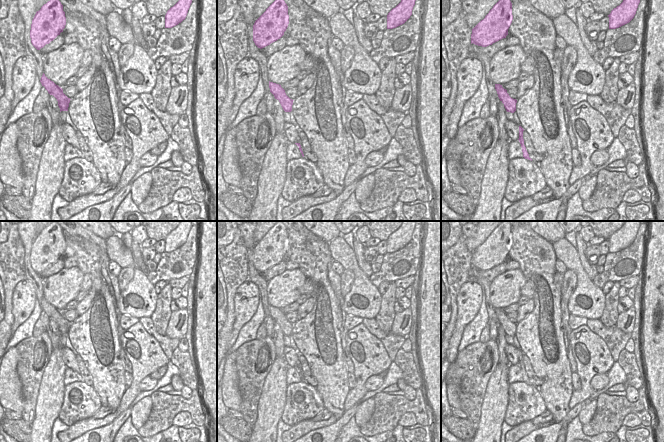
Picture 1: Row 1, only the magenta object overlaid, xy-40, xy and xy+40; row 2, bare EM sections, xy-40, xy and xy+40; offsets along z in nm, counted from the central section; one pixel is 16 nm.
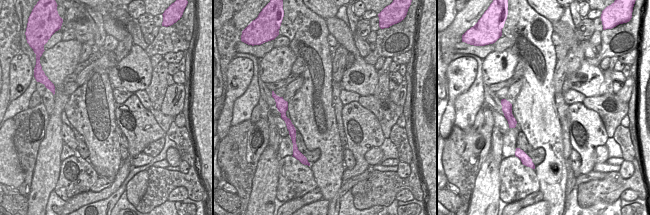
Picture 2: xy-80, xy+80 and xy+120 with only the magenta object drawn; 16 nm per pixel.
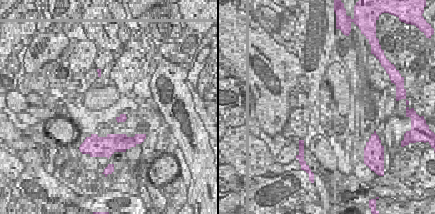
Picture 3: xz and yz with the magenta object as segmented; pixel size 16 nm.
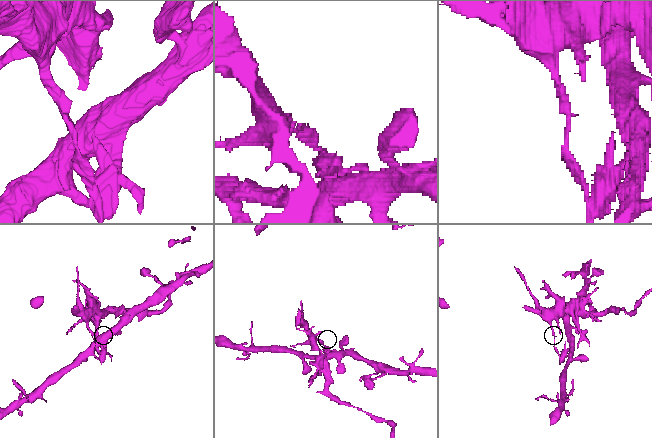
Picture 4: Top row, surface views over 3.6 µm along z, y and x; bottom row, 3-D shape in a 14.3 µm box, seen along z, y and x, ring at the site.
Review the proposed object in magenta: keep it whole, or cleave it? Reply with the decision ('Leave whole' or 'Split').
Split

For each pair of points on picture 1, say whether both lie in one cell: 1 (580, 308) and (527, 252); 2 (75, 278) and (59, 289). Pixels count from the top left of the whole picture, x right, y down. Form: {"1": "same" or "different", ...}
{"1": "different", "2": "same"}

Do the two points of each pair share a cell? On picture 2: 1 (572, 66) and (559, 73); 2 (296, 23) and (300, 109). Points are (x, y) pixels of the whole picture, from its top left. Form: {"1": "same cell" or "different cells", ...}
{"1": "different cells", "2": "same cell"}

